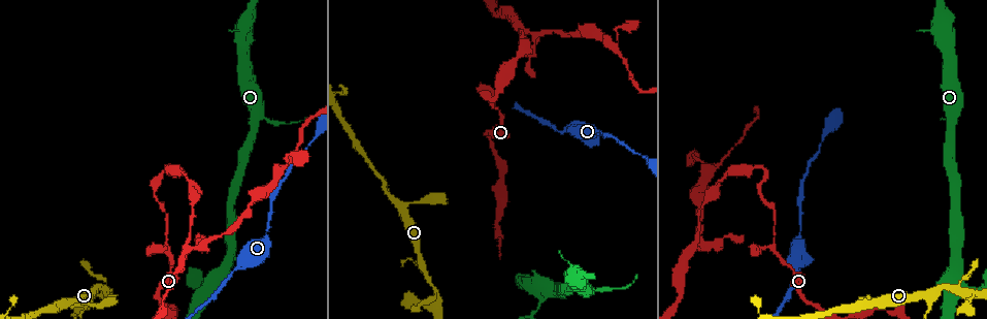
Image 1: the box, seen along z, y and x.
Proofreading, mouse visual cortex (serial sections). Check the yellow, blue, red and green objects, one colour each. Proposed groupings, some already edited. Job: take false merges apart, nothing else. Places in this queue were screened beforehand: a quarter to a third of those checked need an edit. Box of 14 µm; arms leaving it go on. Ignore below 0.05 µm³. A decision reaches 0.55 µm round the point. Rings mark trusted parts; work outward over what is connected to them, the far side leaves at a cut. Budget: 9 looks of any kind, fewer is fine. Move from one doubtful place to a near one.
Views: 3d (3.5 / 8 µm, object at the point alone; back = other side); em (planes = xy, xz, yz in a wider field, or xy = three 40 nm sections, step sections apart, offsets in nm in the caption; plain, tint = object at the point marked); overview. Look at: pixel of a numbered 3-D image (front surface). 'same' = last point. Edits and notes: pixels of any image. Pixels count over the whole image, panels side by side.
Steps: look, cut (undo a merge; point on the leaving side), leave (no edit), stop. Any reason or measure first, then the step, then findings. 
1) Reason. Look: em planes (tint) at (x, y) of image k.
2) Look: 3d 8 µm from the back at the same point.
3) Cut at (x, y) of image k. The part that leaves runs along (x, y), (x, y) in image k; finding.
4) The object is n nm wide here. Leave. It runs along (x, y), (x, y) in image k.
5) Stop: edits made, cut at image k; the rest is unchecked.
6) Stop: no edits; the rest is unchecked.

Three arms meet. Look: 3d 3.5 µm at (874, 301) of image 1.

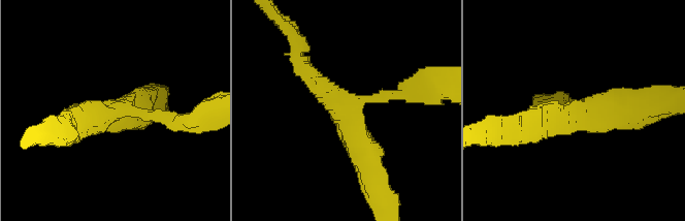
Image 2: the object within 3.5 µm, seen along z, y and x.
3 arms meet here; the arms are 150, 250, 450 nm wide. Look: em planes (tint) at (340, 113) of image 2.

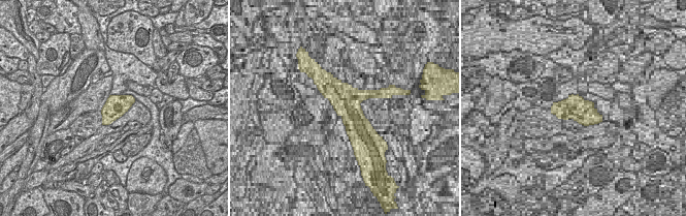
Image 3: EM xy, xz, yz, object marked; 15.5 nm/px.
Cut it another way. Look: em xy step 5 (tint) at the same point.

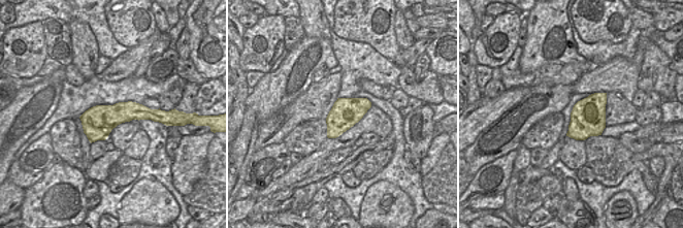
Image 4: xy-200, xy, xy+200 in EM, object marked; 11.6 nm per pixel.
Leave. It runs along (373, 170), (352, 125), (297, 59) in image 2; one cell here.

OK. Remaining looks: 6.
Three arms meet. Look: 3d 3.5 µm at (957, 289) of image 1.

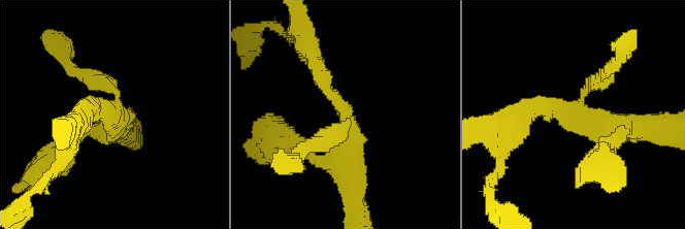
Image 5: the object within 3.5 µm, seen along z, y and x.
3 arms meet here; the arms are 250, 250, 350 nm wide; need the tissue. Look: em xy step 5 (tint) at (576, 115) of image 5.

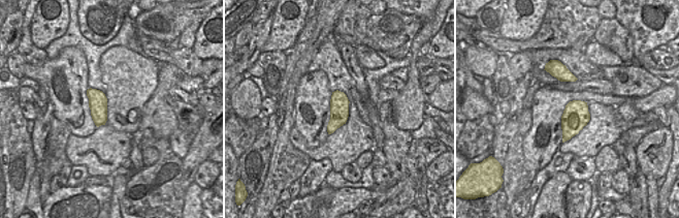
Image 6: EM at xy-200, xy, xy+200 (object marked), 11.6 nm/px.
Leave. It runs along (523, 119), (562, 106), (623, 132) in image 5; one cell here.

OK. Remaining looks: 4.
A narrow waist. Look: 3d 3.5 µm at (775, 251) of image 1.

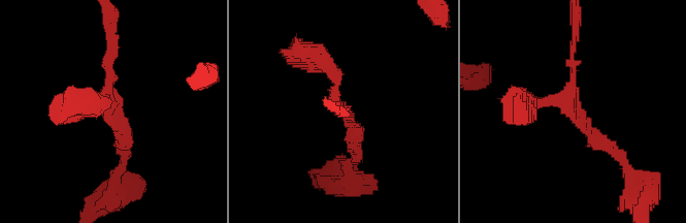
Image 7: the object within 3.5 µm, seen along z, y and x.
The arms are 100, 200, 300 nm wide. Leave. It runs along (615, 152), (569, 110), (575, 38) in image 7; one cell here.

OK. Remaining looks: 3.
Sharp bend. Look: 3d 3.5 µm at (492, 97) of image 1.

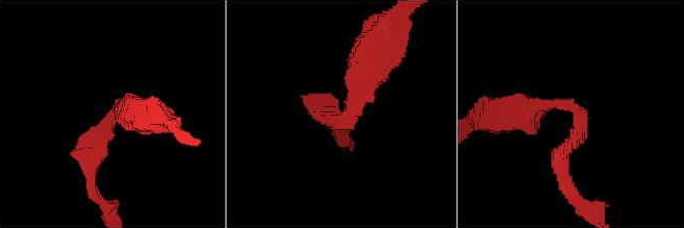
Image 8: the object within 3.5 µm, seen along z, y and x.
The arms are 250, 250 nm wide. Look: em xy step 5 (tint) at (114, 114) of image 8.

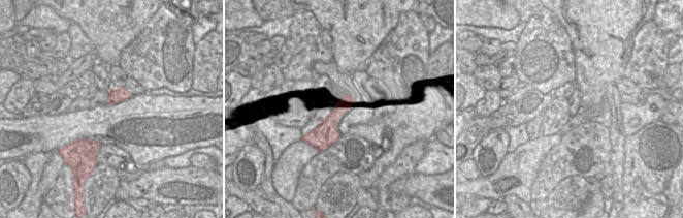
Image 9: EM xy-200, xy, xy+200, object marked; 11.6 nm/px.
Look: em planes (tint) at the same point.

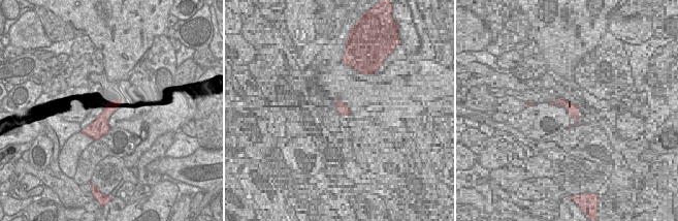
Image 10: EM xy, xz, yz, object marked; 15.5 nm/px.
Leave. It runs along (91, 172), (114, 111), (132, 111) in image 8; one cell here.

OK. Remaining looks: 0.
Stop: no edits; the rest is unchecked.

